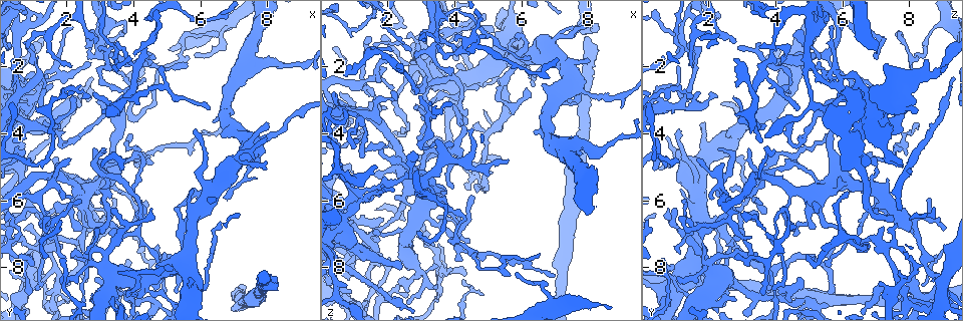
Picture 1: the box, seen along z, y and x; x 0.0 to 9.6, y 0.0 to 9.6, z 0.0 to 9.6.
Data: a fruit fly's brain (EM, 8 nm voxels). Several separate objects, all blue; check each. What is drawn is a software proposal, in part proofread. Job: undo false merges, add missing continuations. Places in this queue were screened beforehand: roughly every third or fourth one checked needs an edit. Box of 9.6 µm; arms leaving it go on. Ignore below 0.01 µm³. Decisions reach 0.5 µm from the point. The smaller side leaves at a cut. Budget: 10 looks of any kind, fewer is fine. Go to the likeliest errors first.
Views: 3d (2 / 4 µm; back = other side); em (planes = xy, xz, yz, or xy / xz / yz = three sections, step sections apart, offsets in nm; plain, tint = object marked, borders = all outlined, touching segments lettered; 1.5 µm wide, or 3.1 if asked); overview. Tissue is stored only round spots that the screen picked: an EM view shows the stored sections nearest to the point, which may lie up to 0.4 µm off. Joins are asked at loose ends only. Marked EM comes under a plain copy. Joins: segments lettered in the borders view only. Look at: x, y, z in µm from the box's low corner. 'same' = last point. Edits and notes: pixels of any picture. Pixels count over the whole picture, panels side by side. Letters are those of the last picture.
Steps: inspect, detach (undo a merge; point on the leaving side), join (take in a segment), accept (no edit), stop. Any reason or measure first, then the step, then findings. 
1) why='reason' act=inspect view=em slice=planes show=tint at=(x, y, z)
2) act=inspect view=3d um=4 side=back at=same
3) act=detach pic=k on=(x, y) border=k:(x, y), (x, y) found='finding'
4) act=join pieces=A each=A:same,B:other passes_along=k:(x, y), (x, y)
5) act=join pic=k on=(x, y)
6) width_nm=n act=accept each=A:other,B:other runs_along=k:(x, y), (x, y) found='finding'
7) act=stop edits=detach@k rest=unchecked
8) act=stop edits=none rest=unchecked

why='a fork' act=inspect view=3d um=4 at=(4.05, 1.95, 1.60)

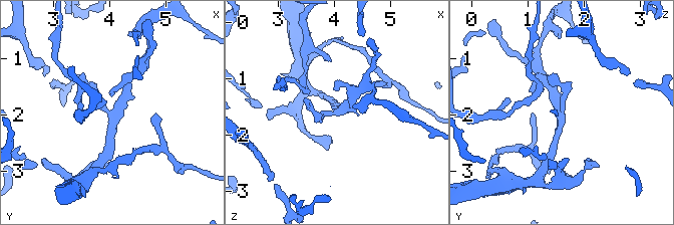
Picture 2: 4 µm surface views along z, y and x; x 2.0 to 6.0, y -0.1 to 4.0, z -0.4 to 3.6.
arms=3 why='now the EM' act=inspect view=em slice=xz step=4 show=borders at=(4.10, 1.95, 1.55)

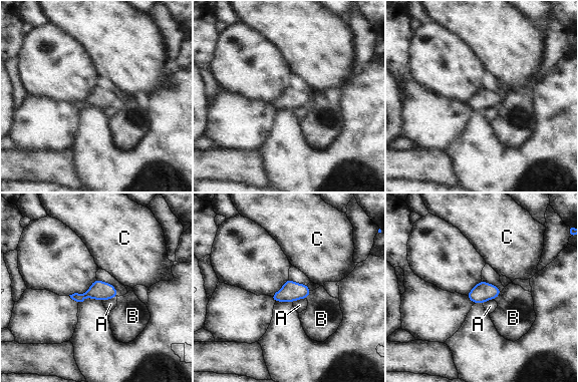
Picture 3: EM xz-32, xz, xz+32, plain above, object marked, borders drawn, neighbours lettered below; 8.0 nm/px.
width_nm=160 act=accept each=A:other,B:other,C:other border=3:(116, 297), (102, 301) found='one neuron here'

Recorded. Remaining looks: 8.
why='sharp bend' act=inspect view=3d um=4 at=(7.65, 1.95, 4.25)

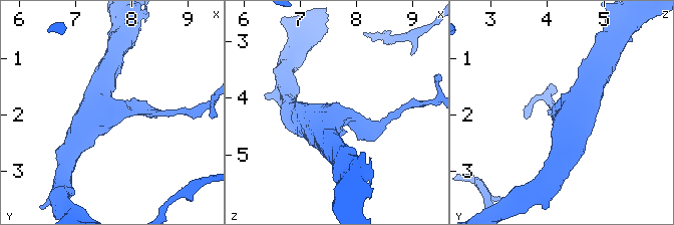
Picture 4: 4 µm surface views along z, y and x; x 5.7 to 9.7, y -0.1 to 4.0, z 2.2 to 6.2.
arms=3 arm_widths_nm=240,400,400 why='now the EM' act=inspect view=em slice=planes show=tint at=(7.65, 1.95, 4.30)

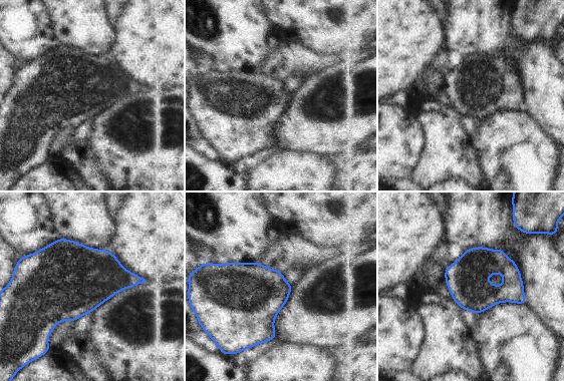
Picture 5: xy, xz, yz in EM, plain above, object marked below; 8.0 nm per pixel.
act=inspect view=em slice=planes show=borders at=same

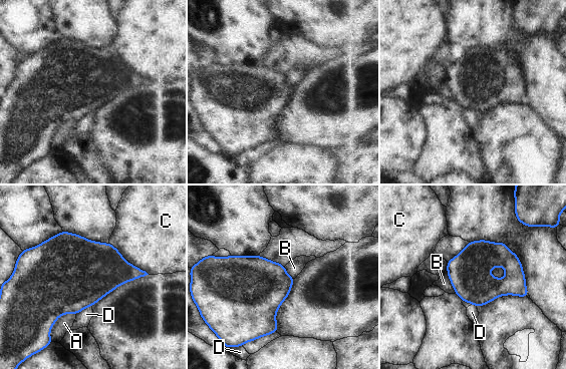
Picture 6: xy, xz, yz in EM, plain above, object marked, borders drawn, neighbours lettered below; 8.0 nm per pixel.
width_nm=340 act=accept each=A:other,B:other,C:other,D:other border=6:(446, 270), (449, 282), (455, 293) found='one neuron here'

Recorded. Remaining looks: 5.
why='end of a long branch' act=inspect view=em slice=planes show=borders at=(6.60, 1.05, 7.65)

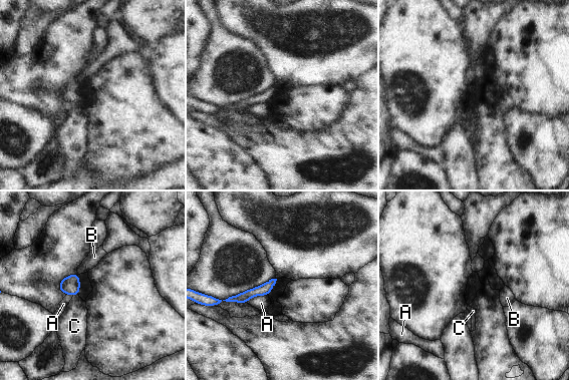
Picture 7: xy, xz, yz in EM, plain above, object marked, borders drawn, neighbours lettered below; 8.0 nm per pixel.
act=accept each=A:other,B:other,C:other runs_along=7:(273, 281), (264, 290), (231, 299) found='no lettered segment goes on from it'

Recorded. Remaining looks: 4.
why='abrupt turn' act=inspect view=3d um=4 at=(4.00, 3.50, 7.25)

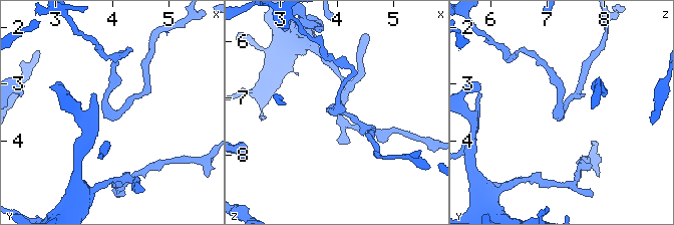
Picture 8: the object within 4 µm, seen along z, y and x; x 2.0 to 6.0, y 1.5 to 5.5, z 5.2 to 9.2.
act=inspect view=em slice=yz step=4 show=tint at=(4.00, 3.50, 7.25)

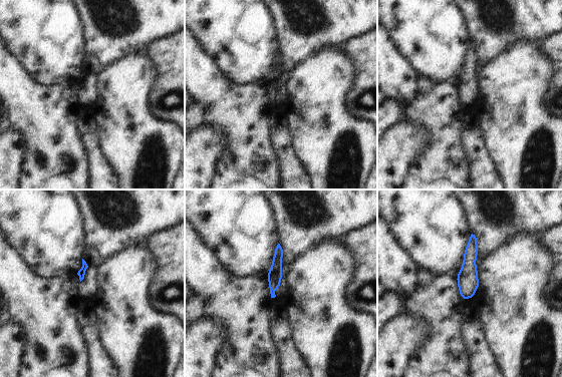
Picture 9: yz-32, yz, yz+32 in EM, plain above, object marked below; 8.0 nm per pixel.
why='another direction' act=inspect view=em slice=planes show=borders at=same

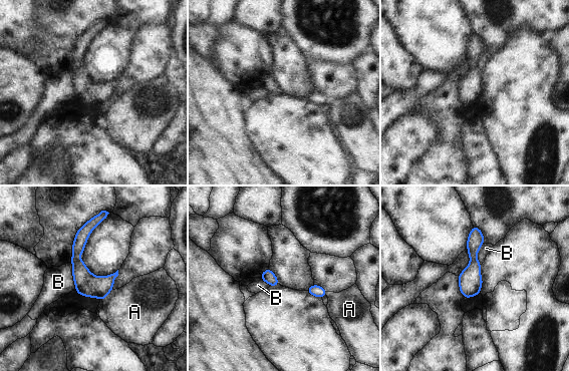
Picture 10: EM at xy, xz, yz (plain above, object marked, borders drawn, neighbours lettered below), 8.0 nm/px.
width_nm=90 act=accept each=A:other,B:other runs_along=10:(96, 222), (76, 262), (101, 297) found='continuous, no second neuron'

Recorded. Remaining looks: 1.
act=stop edits=none rest=unchecked

